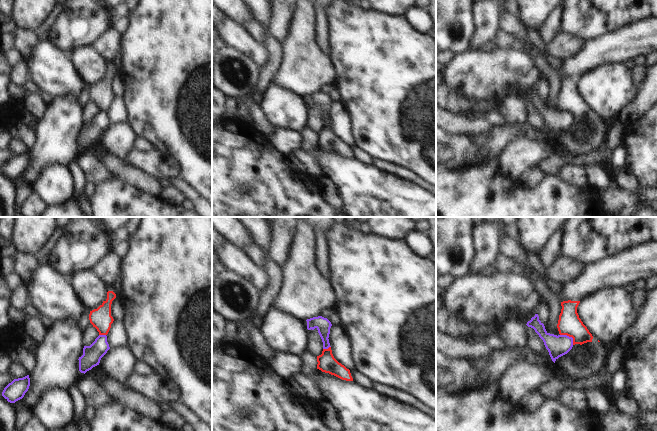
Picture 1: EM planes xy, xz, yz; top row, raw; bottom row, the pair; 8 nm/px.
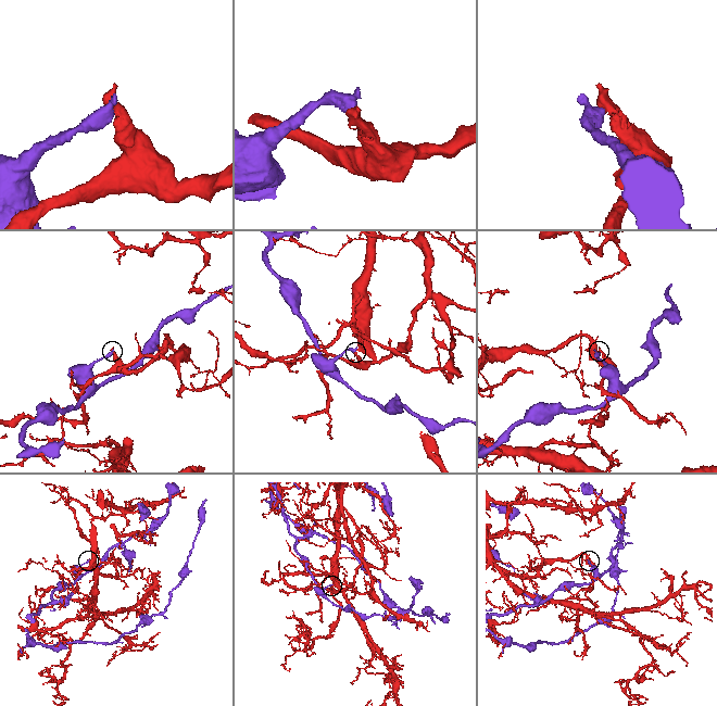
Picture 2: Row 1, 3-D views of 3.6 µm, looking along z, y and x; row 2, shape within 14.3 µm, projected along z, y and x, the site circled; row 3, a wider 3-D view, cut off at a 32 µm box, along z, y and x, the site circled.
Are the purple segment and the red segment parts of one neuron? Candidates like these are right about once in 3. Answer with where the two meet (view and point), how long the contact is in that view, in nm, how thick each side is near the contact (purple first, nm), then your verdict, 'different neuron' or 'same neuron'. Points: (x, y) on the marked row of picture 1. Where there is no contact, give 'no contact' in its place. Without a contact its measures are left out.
yz (568, 336) | 140 nm | 170/190 nm | different neuron

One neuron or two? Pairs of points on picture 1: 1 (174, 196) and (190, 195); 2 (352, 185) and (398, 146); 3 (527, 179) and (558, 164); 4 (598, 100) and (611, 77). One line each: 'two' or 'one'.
1: two
2: two
3: two
4: one

